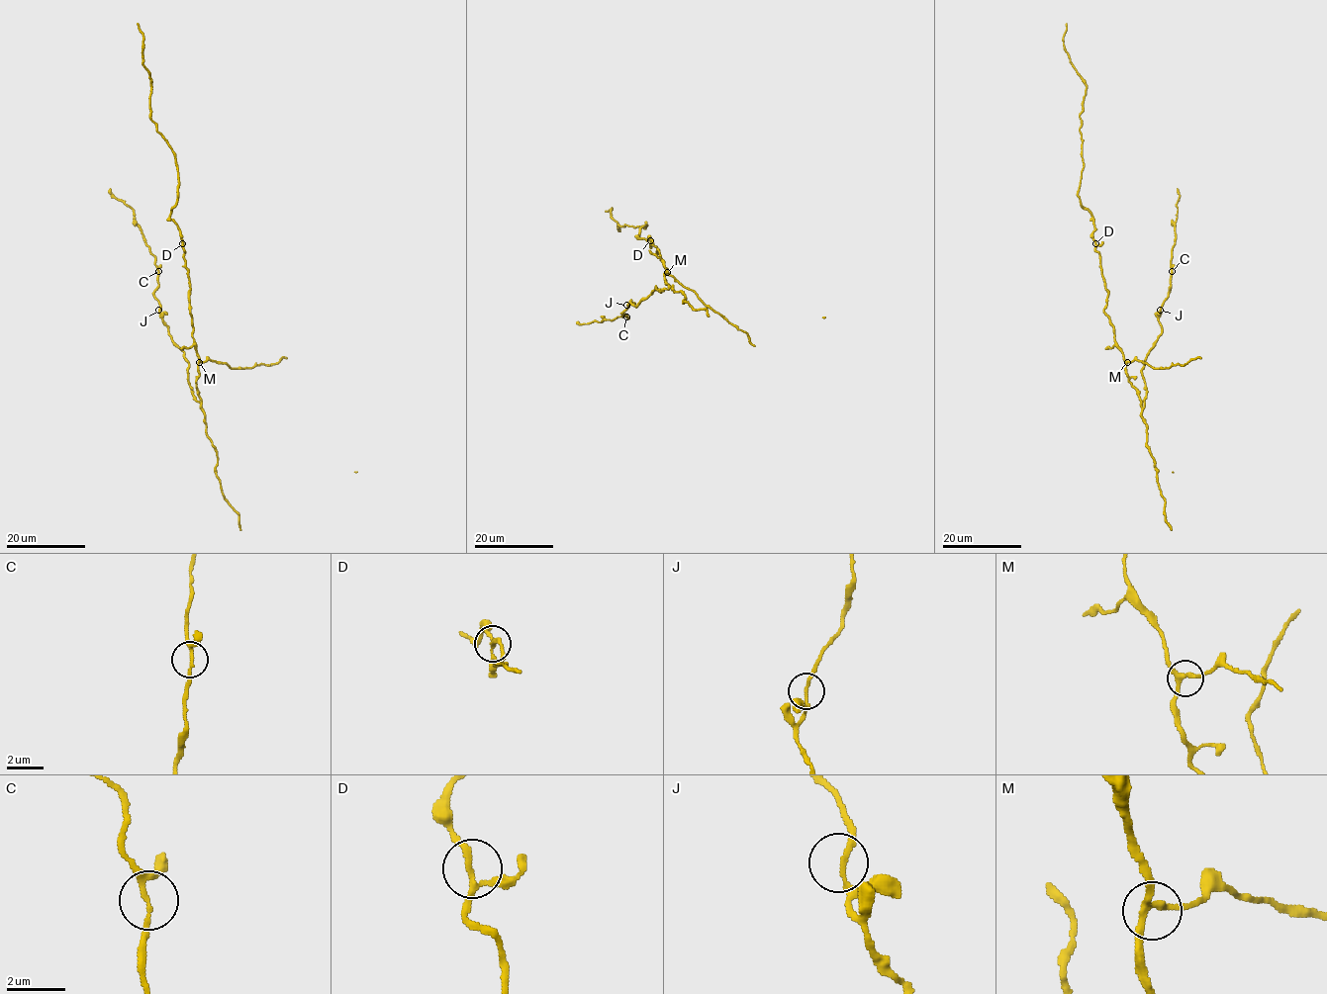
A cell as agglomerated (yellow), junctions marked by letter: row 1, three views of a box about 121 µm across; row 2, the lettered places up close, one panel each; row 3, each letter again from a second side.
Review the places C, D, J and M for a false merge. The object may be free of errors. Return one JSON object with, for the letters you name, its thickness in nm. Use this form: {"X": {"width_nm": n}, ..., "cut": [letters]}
{"cut": []}

